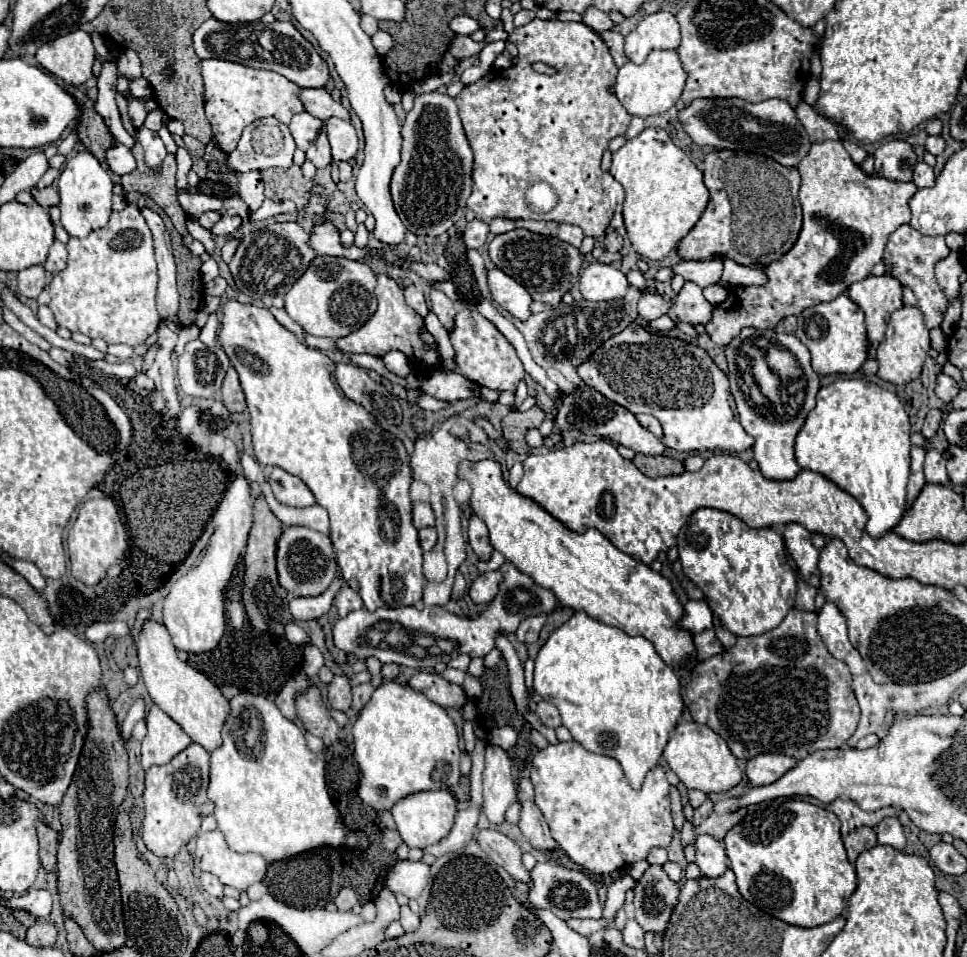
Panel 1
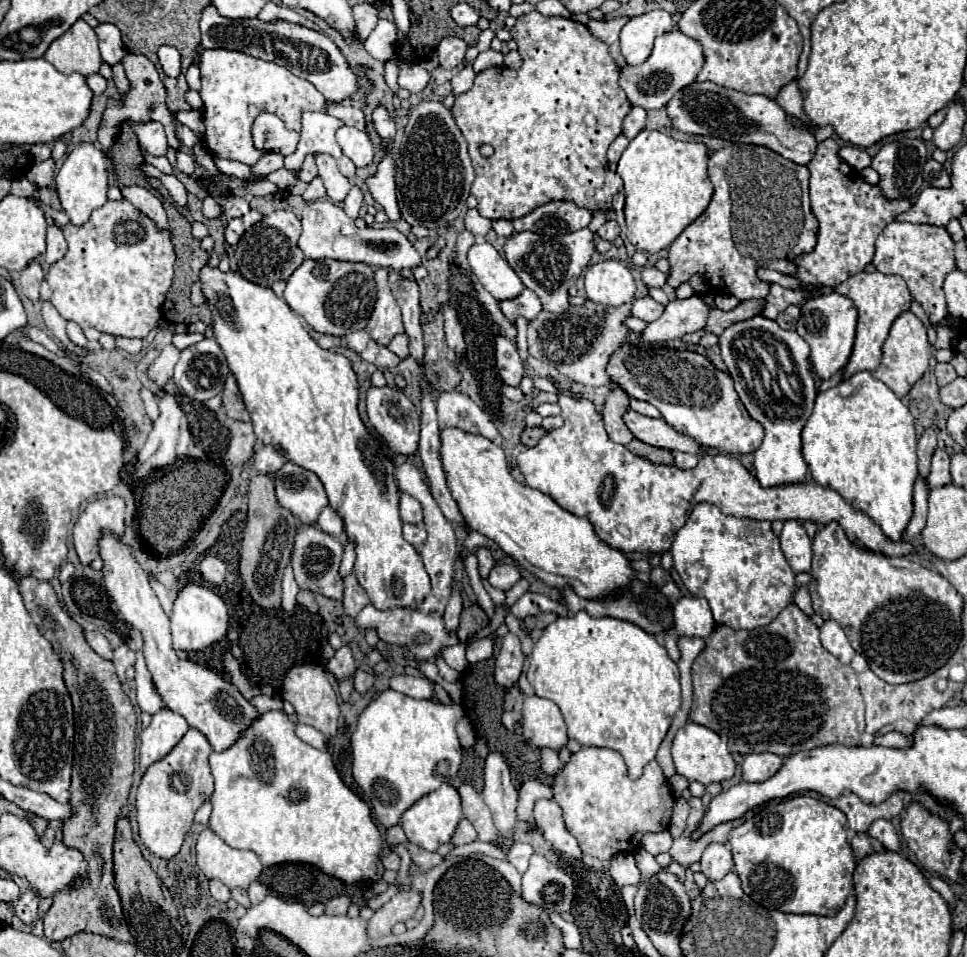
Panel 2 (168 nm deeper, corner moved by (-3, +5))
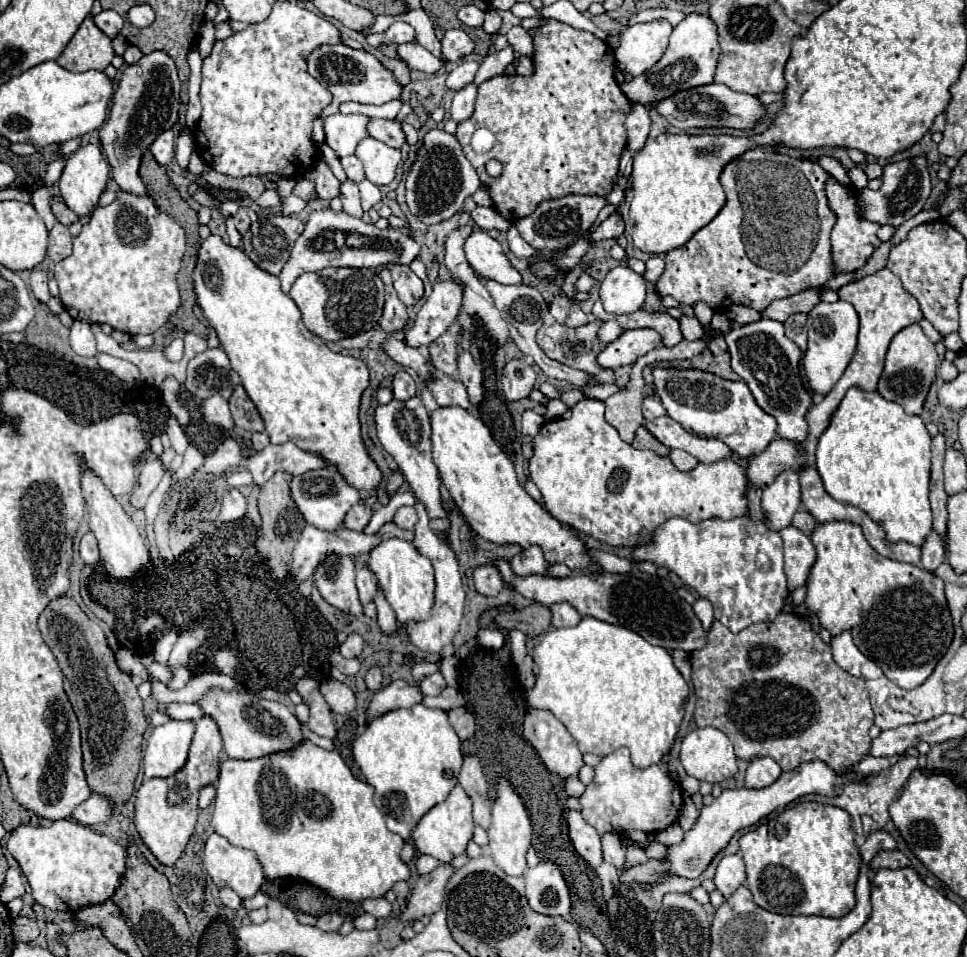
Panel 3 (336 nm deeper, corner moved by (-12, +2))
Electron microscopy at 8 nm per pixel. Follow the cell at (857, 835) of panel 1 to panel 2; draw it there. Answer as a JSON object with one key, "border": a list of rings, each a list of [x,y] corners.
{"border":[[[866,832],[856,834],[856,836],[850,840],[850,846],[852,846],[854,856],[856,856],[858,860],[862,860],[864,856],[874,854],[874,852],[884,852],[884,846],[882,846],[876,838],[872,838],[870,834],[866,834]]]}

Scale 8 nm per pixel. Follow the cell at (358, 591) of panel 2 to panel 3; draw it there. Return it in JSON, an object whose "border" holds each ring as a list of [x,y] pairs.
{"border":[[[363,567],[363,569],[357,571],[357,589],[359,589],[359,599],[361,599],[361,603],[373,601],[377,587],[375,587],[373,573],[371,573],[367,567]]]}

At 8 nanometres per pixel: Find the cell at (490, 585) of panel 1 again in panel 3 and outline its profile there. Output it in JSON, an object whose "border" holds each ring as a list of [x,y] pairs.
{"border":[[[531,545],[531,549],[523,549],[511,559],[511,569],[517,575],[543,575],[547,571],[549,563],[543,557],[543,551],[539,545]]]}

